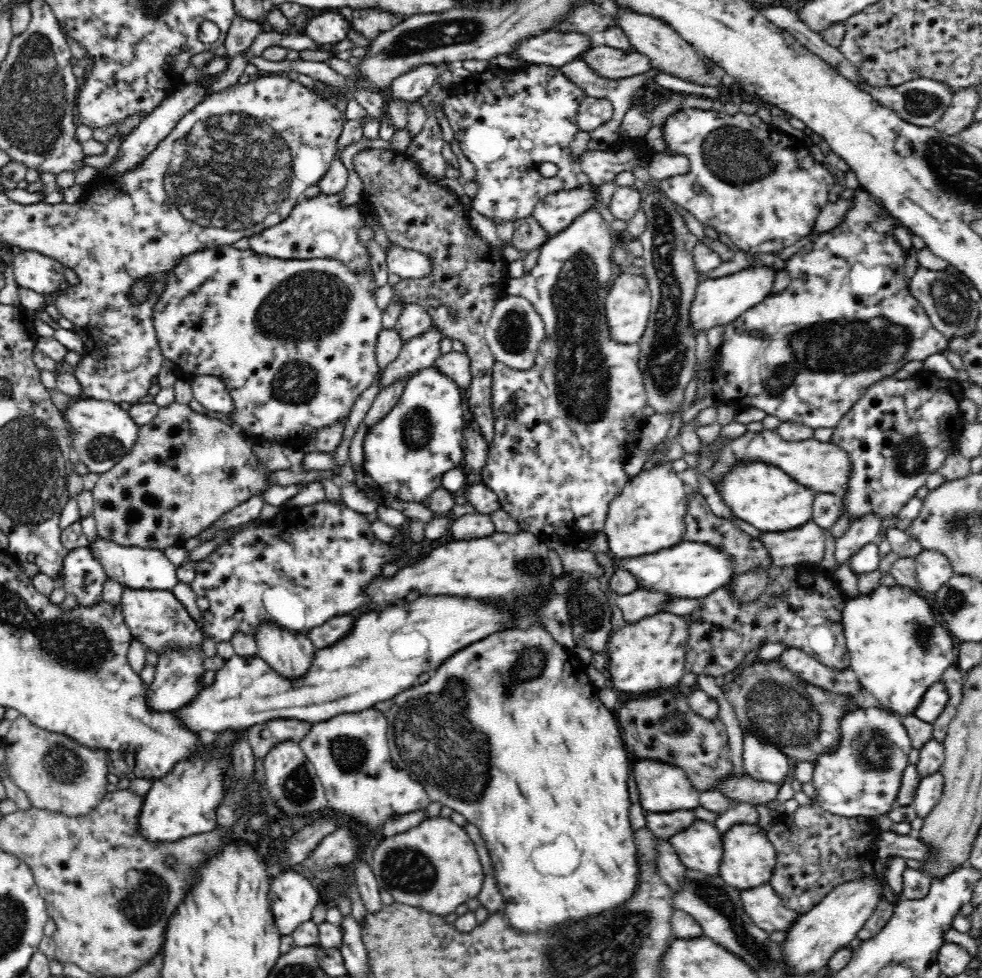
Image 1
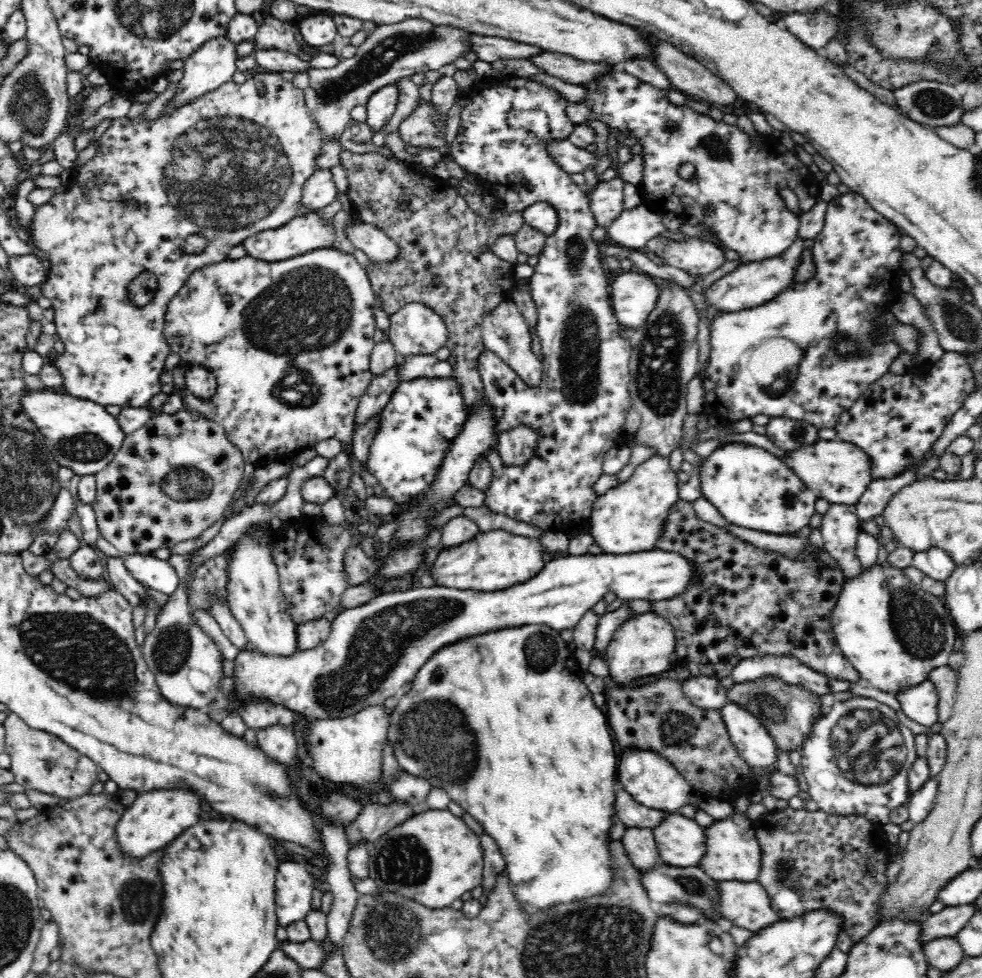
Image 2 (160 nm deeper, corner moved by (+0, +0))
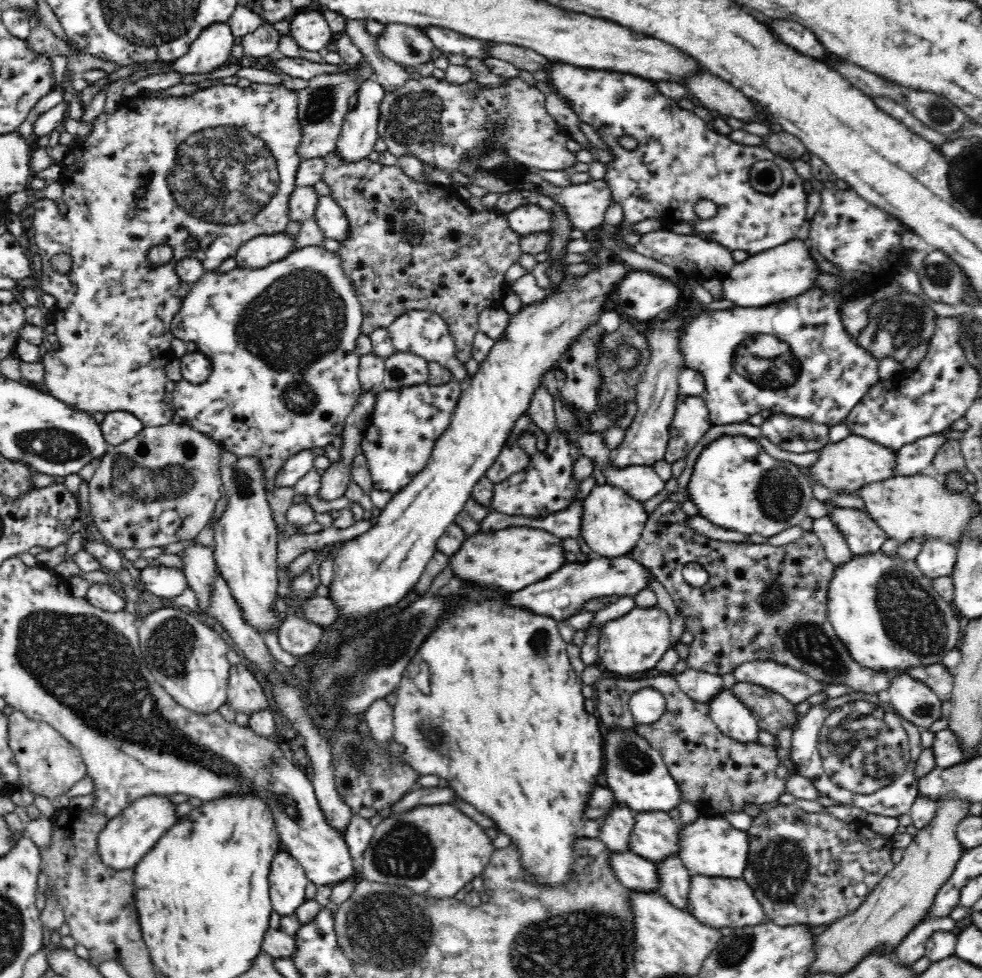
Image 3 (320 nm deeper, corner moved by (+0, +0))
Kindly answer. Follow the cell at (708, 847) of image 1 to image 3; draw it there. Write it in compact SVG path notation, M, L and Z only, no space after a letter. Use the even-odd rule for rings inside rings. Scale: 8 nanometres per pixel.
M634 812L629 849L631 853L656 863L679 854L681 821L674 821L666 812Z

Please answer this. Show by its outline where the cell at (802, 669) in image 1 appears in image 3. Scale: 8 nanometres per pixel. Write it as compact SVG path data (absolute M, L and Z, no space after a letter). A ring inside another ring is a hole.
M751 660L732 672L736 682L762 686L781 694L793 705L802 702L824 688L824 684L806 674L776 661Z

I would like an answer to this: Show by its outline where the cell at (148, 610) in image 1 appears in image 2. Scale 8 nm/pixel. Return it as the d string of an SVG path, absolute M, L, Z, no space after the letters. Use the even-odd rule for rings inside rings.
M119 555L106 558L105 567L105 580L110 586L116 589L131 606L144 606L142 603L142 598L148 597L146 595L146 590L131 574L124 564L124 559Z

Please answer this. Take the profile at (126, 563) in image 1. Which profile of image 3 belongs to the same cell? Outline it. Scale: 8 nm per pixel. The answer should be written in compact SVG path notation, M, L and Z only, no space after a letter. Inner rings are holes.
M160 565L157 567L141 566L141 580L147 590L160 598L176 598L189 588L187 578L179 568Z

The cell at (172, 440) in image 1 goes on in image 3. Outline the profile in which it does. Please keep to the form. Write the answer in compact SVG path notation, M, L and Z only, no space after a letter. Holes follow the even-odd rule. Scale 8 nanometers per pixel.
M172 423L160 428L145 427L140 434L134 436L131 440L110 448L100 459L101 463L96 469L96 472L94 472L94 476L88 480L88 503L90 511L88 511L87 516L90 516L92 522L97 526L105 542L119 551L123 548L144 550L144 548L152 548L152 546L164 547L166 544L172 544L173 542L194 541L194 538L200 534L200 530L212 518L212 512L214 512L216 503L223 496L222 481L220 481L220 471L218 471L218 445L206 434L198 432L198 430L193 430L190 426ZM166 510L176 511L181 518L179 529L174 534L165 534L158 527L158 516Z

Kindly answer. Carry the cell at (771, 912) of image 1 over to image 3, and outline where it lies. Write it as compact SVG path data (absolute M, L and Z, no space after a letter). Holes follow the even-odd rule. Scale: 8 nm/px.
M691 876L685 911L694 916L700 923L715 929L723 926L729 926L731 929L756 926L767 921L762 906L755 898L754 891L741 878Z

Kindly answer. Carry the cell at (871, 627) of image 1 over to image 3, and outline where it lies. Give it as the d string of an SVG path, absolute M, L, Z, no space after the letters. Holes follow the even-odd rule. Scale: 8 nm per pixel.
M882 550L872 552L866 555L853 555L850 560L836 564L834 566L834 576L828 584L826 592L827 617L832 623L835 634L844 643L844 646L850 651L853 660L862 666L874 668L874 670L906 670L906 668L914 668L916 666L924 666L924 664L938 664L944 658L944 654L949 650L956 649L960 638L963 638L964 620L956 612L952 603L944 600L933 587L933 578L924 574L916 564L915 560L906 560L900 558L896 552L888 554Z

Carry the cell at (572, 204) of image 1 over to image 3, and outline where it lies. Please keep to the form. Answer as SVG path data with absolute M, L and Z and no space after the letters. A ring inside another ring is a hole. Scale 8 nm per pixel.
M525 204L516 207L506 214L510 229L523 236L535 232L548 232L551 228L552 219L548 212L536 204Z

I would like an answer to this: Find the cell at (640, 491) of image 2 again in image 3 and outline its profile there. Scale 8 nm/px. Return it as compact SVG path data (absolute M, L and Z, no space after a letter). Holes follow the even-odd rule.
M595 485L583 500L580 537L600 557L621 557L627 555L642 534L648 520L642 503L633 500L622 488L609 485Z

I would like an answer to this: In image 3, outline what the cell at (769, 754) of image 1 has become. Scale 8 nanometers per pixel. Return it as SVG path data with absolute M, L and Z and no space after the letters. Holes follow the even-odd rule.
M722 688L707 705L710 719L720 732L740 742L756 742L760 728L753 712L734 696L730 688Z

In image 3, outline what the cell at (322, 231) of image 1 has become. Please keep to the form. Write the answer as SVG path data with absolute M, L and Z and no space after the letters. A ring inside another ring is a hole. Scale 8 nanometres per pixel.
M283 232L274 233L272 236L260 235L241 244L234 259L238 267L264 268L272 262L282 260L294 249L294 237Z

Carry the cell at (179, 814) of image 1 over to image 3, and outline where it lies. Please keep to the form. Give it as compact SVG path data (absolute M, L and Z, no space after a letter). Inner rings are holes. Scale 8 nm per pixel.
M150 795L136 799L127 806L118 816L107 820L106 826L97 837L97 850L104 866L122 872L134 869L136 864L155 848L157 841L164 832L176 824L177 815L174 813L174 804L170 803L165 795Z

